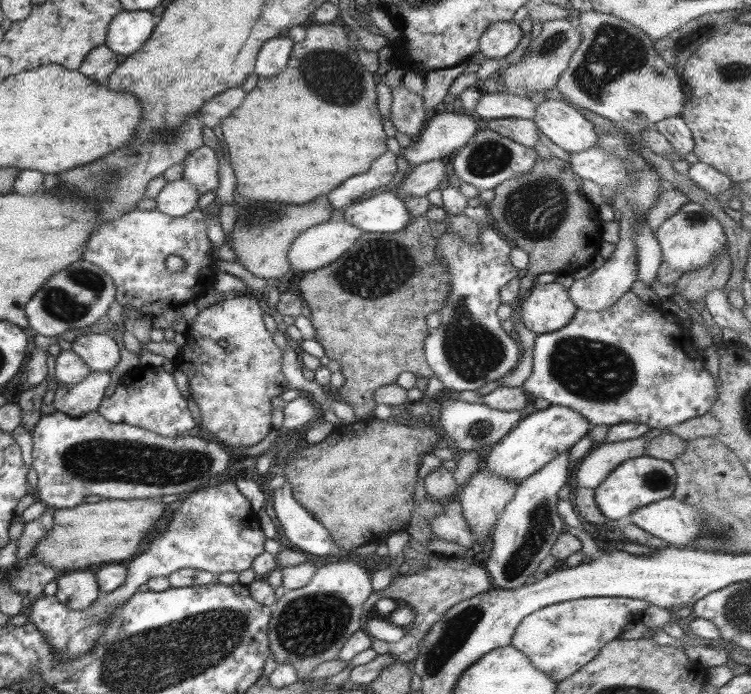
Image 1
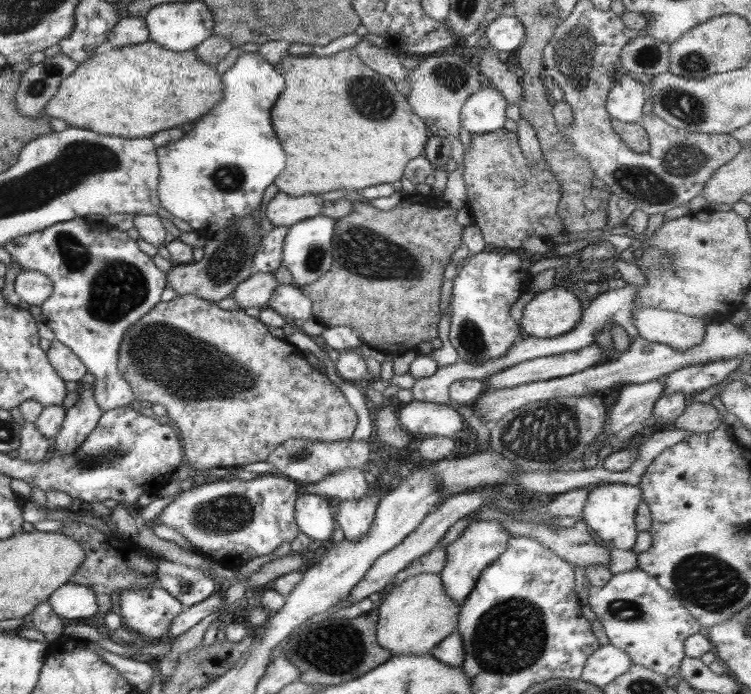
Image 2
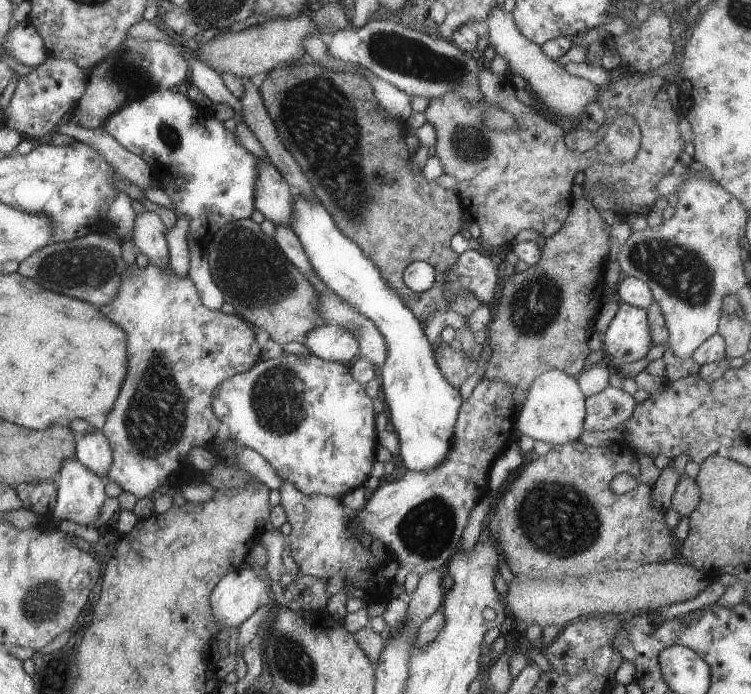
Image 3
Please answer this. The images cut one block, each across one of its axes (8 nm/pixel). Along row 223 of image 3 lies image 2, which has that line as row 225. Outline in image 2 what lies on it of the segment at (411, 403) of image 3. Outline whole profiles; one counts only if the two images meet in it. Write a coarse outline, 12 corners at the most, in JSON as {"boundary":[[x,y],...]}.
{"boundary":[[321,214],[287,229],[280,264],[292,284],[321,278],[333,262],[336,219]]}

